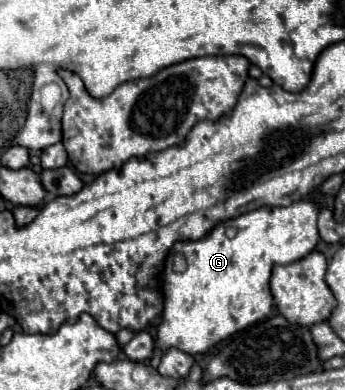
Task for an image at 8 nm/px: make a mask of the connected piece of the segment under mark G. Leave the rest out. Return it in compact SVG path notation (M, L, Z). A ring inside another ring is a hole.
M310 199L294 201L288 207L260 207L260 209L242 213L236 219L226 219L226 221L218 223L202 239L174 243L172 253L182 251L186 255L188 267L184 273L176 273L176 271L172 271L170 257L164 261L164 271L162 271L164 277L160 275L164 311L162 311L162 323L156 329L154 355L150 359L150 365L158 367L162 361L162 355L170 347L176 347L188 355L206 353L210 347L224 341L226 337L266 319L272 311L272 295L270 295L270 287L268 287L270 271L274 265L286 265L286 263L302 259L316 247L316 243L318 243L318 229L316 229L318 209L320 209L320 205ZM228 229L234 231L232 237L228 237L228 233L226 233Z

